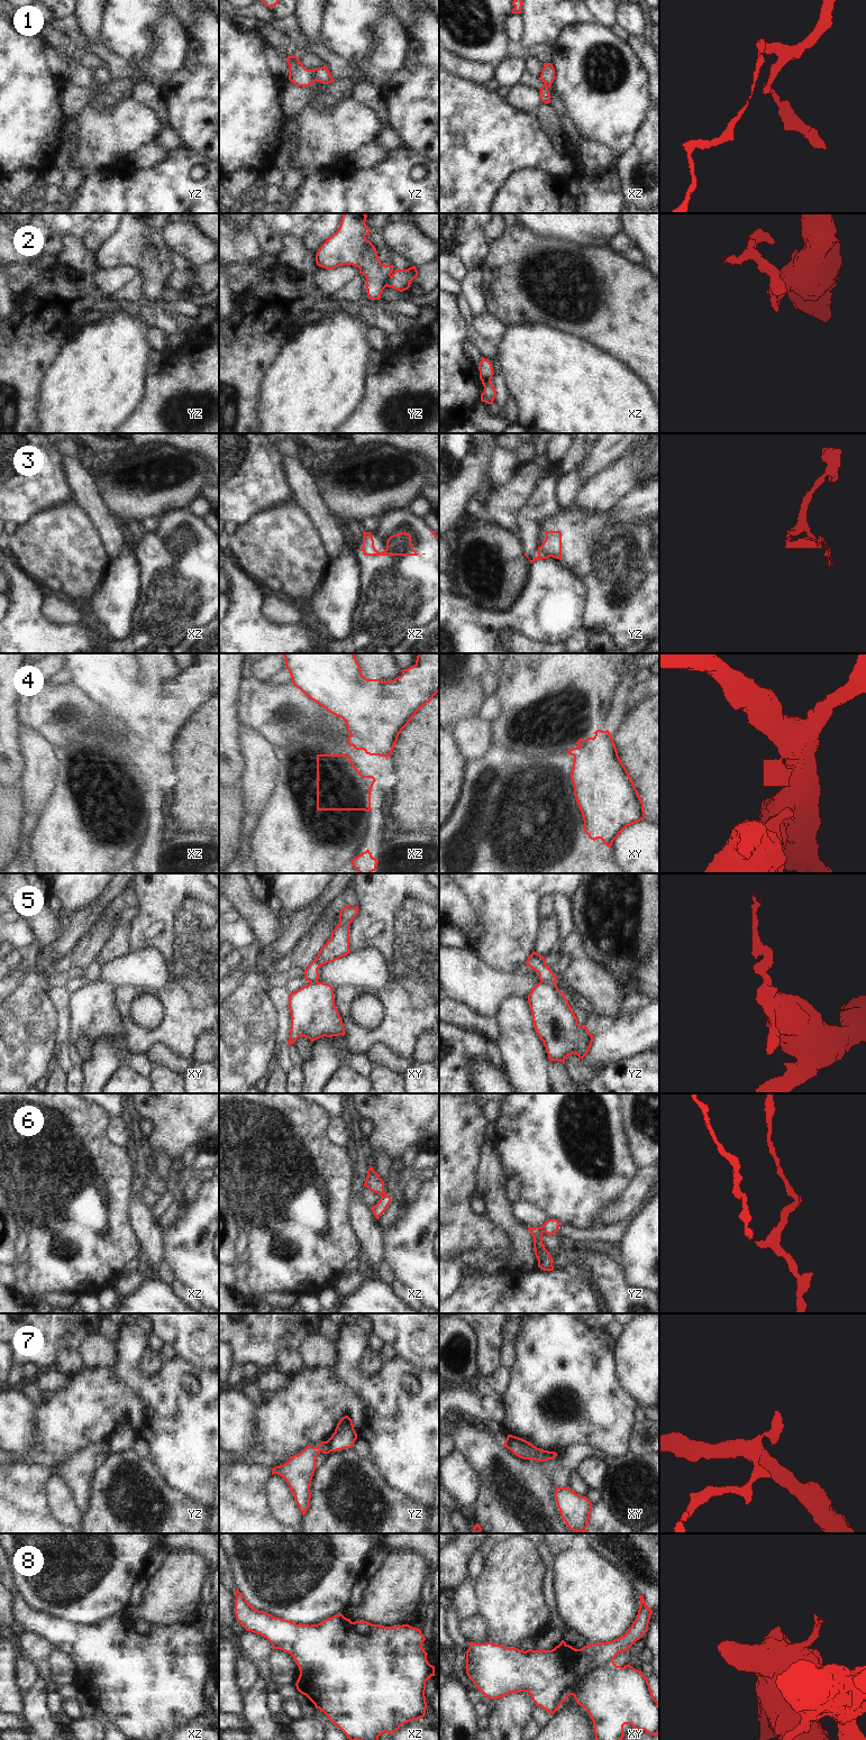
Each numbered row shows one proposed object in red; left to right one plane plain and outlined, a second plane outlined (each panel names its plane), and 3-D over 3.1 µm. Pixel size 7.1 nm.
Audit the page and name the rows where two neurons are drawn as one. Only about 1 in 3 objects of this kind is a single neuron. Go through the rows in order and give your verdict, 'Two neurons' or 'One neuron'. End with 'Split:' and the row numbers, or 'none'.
1: Two neurons
2: Two neurons
3: Two neurons
4: Two neurons
5: Two neurons
6: Two neurons
7: Two neurons
8: Two neurons
Split: 1, 2, 3, 4, 5, 6, 7, 8.

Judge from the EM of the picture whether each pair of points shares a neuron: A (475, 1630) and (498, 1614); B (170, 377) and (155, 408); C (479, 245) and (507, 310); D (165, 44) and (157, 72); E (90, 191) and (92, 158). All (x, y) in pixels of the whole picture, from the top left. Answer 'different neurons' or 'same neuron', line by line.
A: different neurons
B: same neuron
C: different neurons
D: same neuron
E: different neurons

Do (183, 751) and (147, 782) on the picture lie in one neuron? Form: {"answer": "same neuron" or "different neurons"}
{"answer": "different neurons"}

